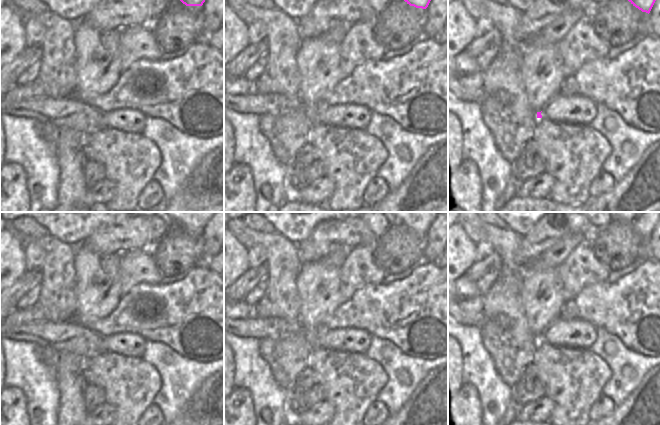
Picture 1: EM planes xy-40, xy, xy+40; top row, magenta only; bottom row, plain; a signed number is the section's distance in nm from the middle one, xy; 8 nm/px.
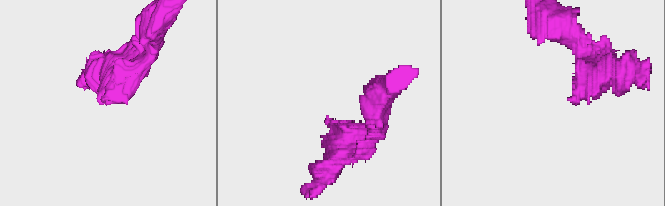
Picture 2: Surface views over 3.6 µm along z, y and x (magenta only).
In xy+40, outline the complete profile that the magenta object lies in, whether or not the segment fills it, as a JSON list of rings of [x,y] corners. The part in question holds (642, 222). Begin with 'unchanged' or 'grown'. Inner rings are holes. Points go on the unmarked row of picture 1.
unchanged | [[[616,212],[626,224],[642,236],[650,237],[660,219],[660,212]]]

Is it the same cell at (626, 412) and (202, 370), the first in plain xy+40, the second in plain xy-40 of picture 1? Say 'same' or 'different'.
different

